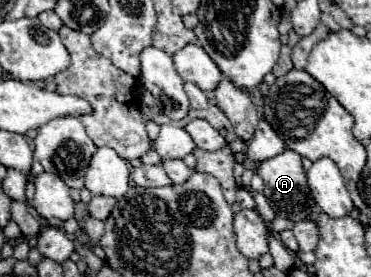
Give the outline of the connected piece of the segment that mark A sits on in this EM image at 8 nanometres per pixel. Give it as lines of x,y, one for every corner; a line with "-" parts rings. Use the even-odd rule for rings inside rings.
284,150
282,154
264,160
258,166
258,174
264,180
264,196
270,204
270,208
276,212
276,216
288,218
292,222
302,222
306,218
310,218
310,214
316,210
316,202
310,196
310,188
306,182
306,174
302,168
302,158
296,152

